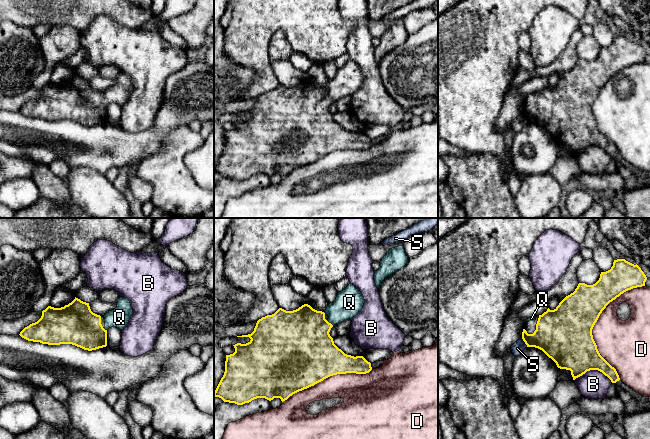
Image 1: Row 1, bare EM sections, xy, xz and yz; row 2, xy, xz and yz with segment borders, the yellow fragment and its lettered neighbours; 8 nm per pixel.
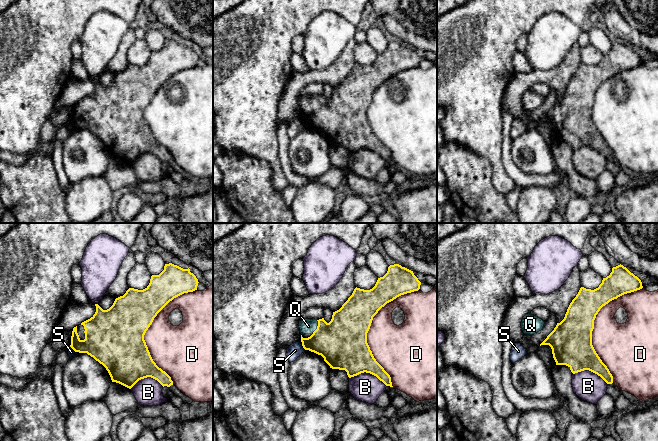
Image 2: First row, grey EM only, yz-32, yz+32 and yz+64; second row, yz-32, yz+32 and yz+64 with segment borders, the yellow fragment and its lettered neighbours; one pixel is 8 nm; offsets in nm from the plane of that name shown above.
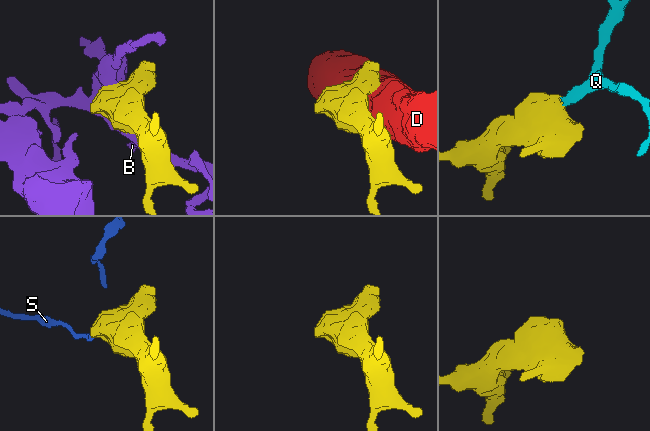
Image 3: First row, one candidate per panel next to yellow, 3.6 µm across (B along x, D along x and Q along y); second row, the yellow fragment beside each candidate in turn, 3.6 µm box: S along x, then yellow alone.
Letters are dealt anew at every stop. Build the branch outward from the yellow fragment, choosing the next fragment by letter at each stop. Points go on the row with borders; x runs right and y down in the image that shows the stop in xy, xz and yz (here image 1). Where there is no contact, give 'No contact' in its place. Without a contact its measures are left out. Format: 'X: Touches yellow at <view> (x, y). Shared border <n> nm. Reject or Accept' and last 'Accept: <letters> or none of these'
B: Touches yellow at yz (593, 369). Shared border 320 nm. Reject
D: Touches yellow at yz (594, 324). Shared border 800 nm. Reject
Q: Touches yellow at xz (330, 323). Shared border 70 nm. Accept
S: Touches yellow at yz (524, 341). Shared border 90 nm. Reject
Accept: Q

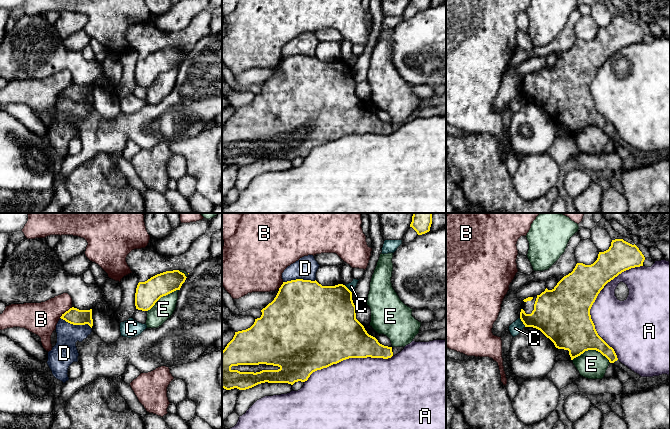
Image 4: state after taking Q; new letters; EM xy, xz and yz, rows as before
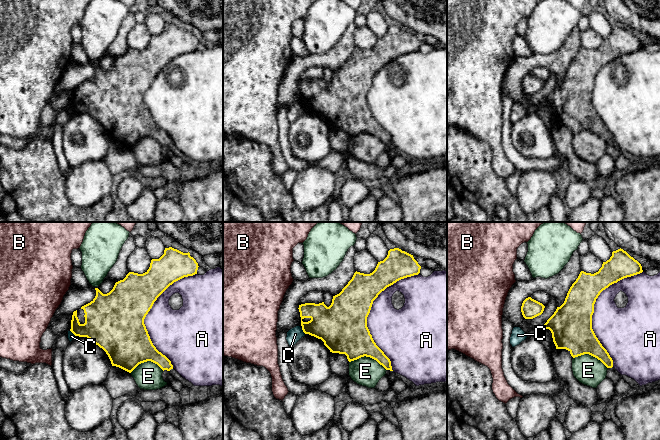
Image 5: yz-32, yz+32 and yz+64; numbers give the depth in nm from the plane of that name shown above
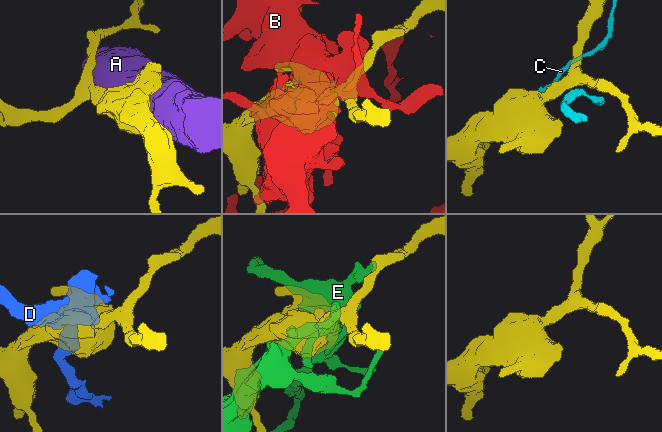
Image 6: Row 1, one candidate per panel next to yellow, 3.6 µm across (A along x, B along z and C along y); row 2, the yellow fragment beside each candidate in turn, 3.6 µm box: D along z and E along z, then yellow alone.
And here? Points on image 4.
A: Touches yellow at yz (592, 304). Shared border 800 nm. Reject
B: Touches yellow at xy (66, 311). Shared border 140 nm. Reject
C: Touches yellow at yz (522, 321). Shared border 90 nm. Reject
D: Touches yellow at xz (299, 279). Shared border 260 nm. Reject
E: Touches yellow at yz (591, 349). Shared border 320 nm. Reject
Accept: none of these

